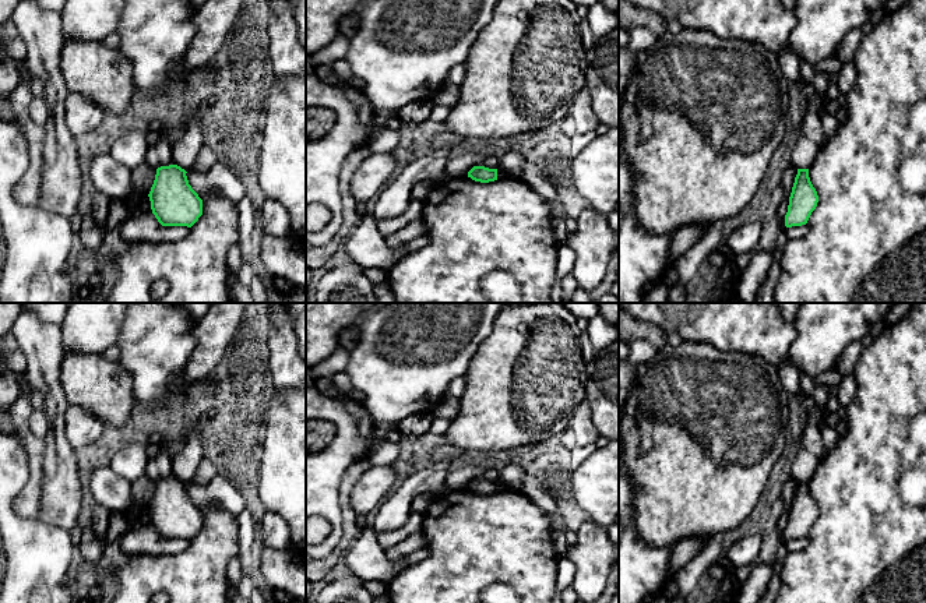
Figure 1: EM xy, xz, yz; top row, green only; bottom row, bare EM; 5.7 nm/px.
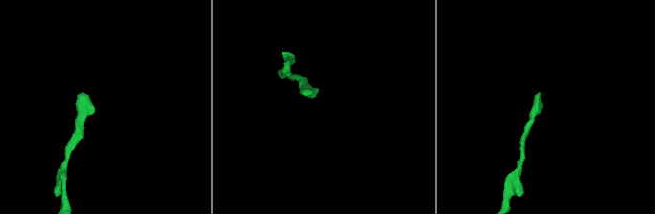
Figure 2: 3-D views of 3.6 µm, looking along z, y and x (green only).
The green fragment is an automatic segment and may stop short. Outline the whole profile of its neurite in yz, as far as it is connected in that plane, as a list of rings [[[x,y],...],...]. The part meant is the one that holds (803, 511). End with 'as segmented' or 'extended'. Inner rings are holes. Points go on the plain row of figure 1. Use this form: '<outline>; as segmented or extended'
[[[798,482],[789,509],[788,525],[785,528],[785,539],[806,537],[811,525],[816,522],[817,515],[818,508],[810,494],[809,482]]]; as segmented

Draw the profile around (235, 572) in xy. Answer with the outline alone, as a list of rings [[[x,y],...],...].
[[[230,558],[226,567],[228,578],[235,585],[243,576],[243,570],[237,558]]]

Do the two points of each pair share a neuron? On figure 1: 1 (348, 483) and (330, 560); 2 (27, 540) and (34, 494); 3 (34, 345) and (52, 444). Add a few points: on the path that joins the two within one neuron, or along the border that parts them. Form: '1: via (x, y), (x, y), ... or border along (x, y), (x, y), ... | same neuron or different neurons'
1: via (345, 503), (348, 512), (347, 540) | same neuron
2: border along (14, 510), (23, 517), (35, 519) | different neurons
3: via (43, 370), (43, 377), (55, 397), (56, 419) | same neuron

